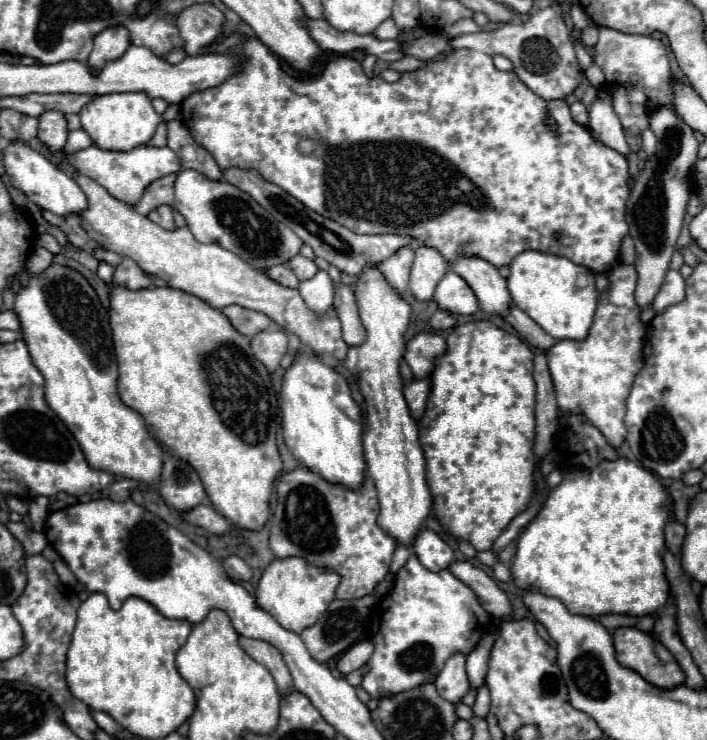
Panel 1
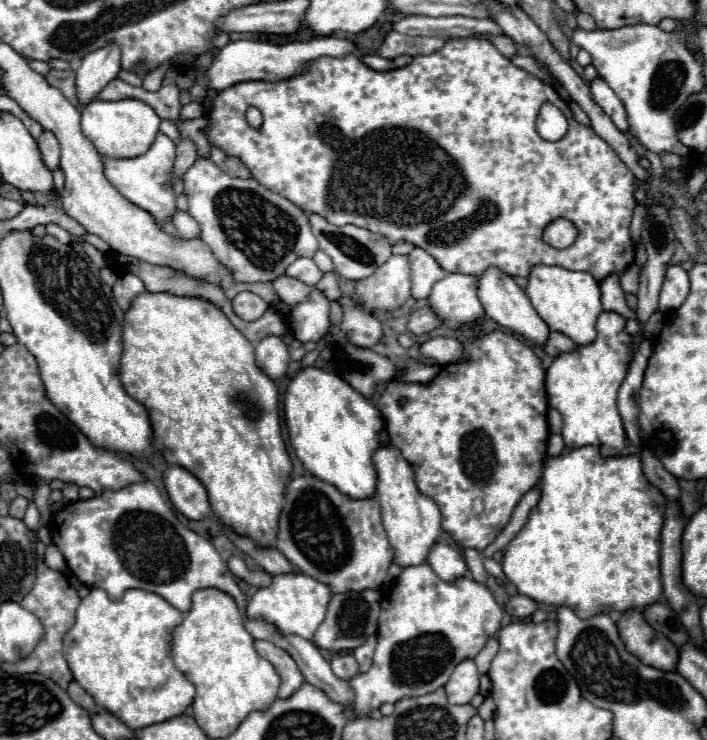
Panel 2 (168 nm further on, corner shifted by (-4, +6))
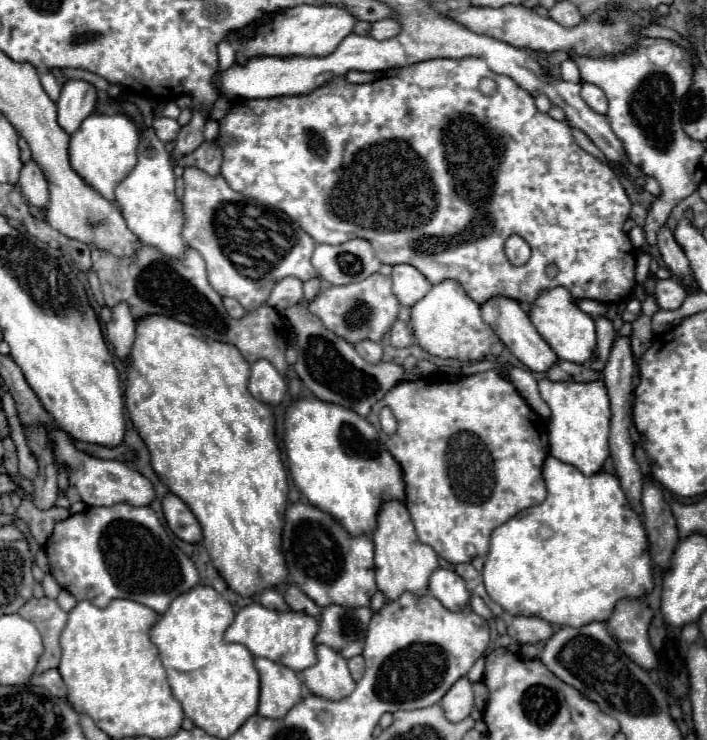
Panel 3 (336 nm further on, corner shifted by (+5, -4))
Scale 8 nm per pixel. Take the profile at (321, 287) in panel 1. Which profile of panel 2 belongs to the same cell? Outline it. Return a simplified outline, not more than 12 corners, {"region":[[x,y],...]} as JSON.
{"region":[[313,287],[291,309],[295,337],[319,341],[329,329],[329,299]]}

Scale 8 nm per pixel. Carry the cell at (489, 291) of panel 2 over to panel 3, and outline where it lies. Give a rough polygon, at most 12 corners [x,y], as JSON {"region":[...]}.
{"region":[[494,297],[482,317],[520,363],[558,363],[518,301]]}

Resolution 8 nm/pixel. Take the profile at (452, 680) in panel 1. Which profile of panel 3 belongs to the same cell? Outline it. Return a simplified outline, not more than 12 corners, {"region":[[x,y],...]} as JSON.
{"region":[[462,677],[440,701],[446,719],[460,723],[474,707],[472,683]]}

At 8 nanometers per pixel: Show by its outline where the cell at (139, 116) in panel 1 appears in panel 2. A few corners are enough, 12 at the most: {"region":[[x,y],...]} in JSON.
{"region":[[139,99],[91,101],[81,129],[99,155],[143,155],[161,119]]}

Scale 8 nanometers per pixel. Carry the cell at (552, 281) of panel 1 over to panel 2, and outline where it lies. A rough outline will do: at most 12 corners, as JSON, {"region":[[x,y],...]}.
{"region":[[533,265],[525,293],[551,331],[587,345],[603,305],[591,273]]}

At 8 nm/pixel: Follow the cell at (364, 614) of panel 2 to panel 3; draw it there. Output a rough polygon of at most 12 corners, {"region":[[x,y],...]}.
{"region":[[324,607],[316,643],[346,659],[364,649],[368,607]]}

